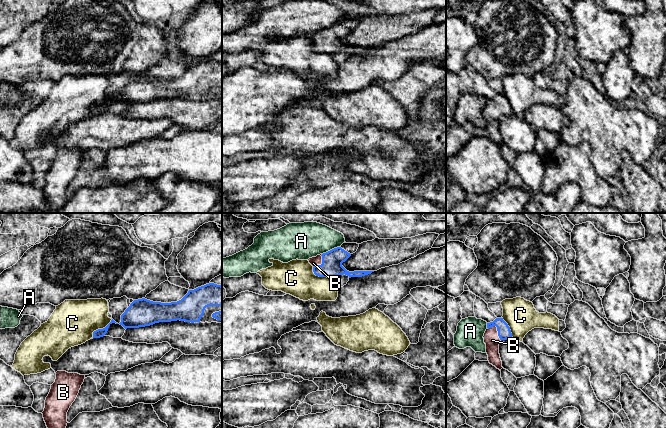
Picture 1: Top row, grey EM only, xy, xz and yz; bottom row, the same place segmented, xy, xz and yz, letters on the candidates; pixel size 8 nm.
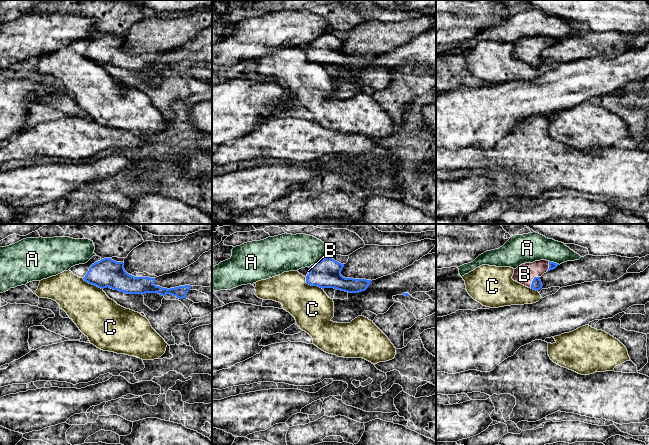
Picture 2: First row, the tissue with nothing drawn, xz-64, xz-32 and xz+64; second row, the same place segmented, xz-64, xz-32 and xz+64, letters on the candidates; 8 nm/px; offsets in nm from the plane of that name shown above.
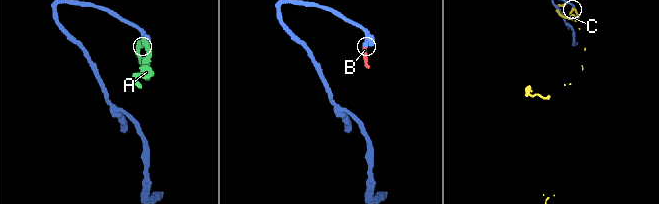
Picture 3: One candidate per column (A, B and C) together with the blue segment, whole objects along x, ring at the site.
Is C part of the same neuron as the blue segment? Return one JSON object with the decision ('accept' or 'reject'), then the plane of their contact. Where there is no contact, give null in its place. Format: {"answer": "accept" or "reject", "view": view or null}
{"answer": "reject", "view": "xy"}

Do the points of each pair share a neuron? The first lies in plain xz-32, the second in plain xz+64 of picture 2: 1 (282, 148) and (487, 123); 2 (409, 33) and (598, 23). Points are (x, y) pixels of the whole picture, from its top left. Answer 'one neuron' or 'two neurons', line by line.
1: two neurons
2: two neurons

